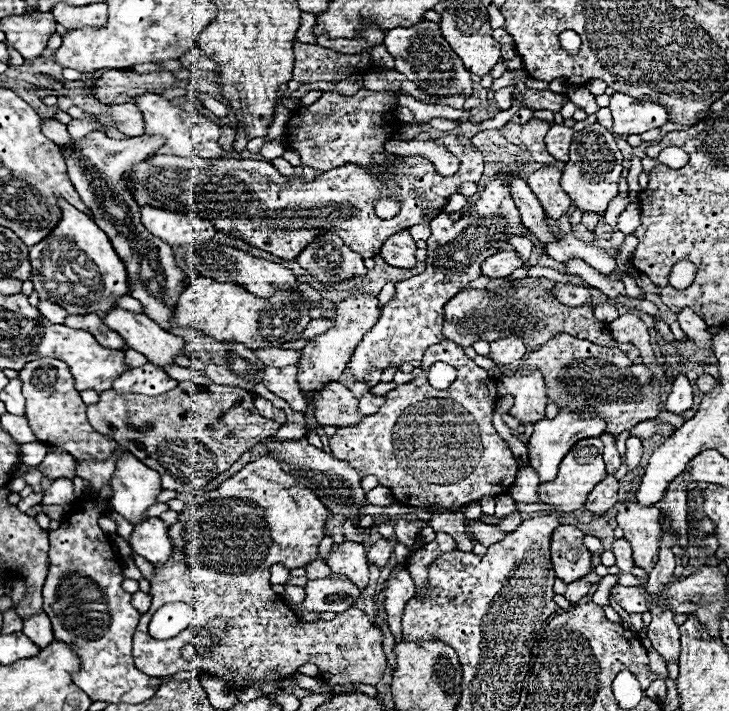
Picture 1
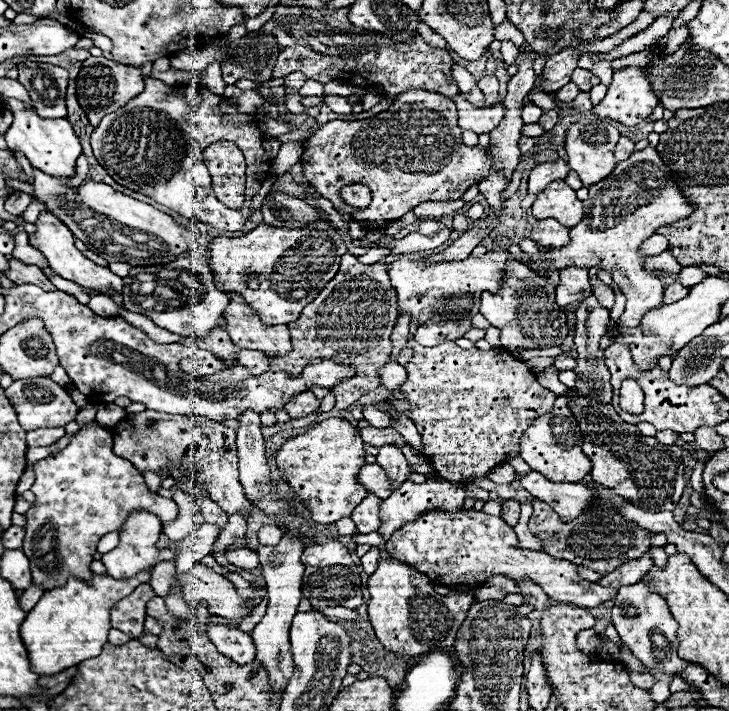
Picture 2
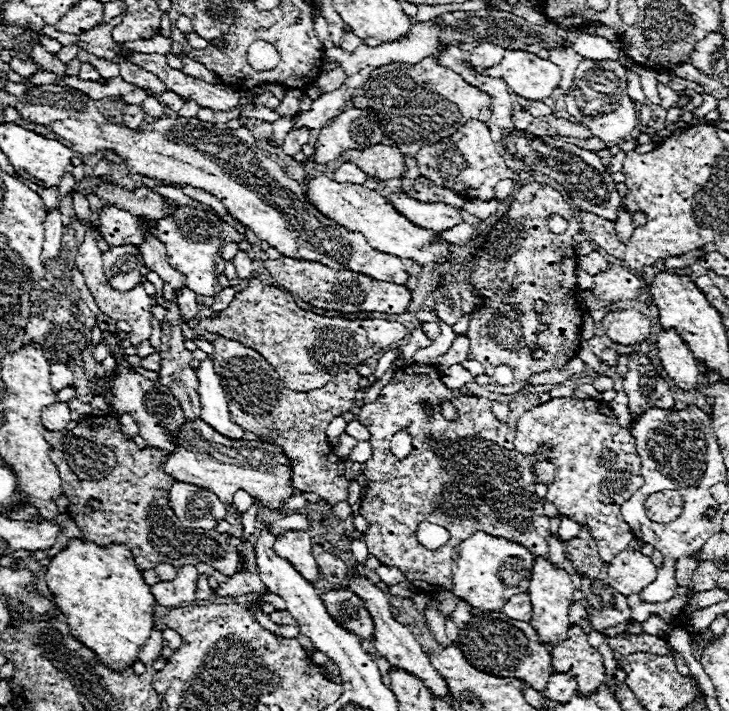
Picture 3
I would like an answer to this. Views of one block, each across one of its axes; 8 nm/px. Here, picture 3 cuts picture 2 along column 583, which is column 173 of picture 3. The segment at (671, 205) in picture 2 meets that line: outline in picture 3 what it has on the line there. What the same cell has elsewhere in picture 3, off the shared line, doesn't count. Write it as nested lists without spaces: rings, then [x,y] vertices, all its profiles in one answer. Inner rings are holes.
[[[178,206],[176,214],[170,218],[162,218],[156,224],[156,238],[164,242],[168,262],[178,272],[186,274],[186,286],[196,292],[198,296],[216,296],[218,294],[218,278],[216,278],[216,264],[214,258],[222,246],[222,234],[224,222],[218,216],[212,216],[208,212]],[[216,292],[216,294],[214,294]]]

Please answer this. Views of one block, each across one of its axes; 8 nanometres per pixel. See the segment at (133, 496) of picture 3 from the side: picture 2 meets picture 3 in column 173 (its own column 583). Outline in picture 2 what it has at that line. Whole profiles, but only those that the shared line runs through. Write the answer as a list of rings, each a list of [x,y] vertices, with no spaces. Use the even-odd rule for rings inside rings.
[[[586,476],[580,482],[590,486],[596,492],[596,502],[592,504],[594,508],[582,512],[572,522],[560,522],[556,512],[546,502],[540,502],[538,498],[532,500],[534,514],[532,514],[530,522],[528,522],[530,532],[534,536],[538,536],[540,540],[548,540],[550,534],[558,532],[558,542],[542,544],[542,552],[550,554],[552,558],[562,558],[562,560],[566,558],[568,562],[582,564],[582,566],[592,568],[594,572],[598,572],[602,576],[614,572],[618,566],[622,566],[622,564],[626,564],[630,560],[636,560],[636,558],[644,556],[650,550],[650,540],[652,540],[654,534],[650,534],[644,528],[638,528],[630,520],[624,520],[624,516],[618,512],[618,506],[630,504],[630,502],[626,502],[626,498],[614,494],[614,490],[610,490],[610,488],[606,488],[602,484],[596,484],[592,480],[592,476]]]

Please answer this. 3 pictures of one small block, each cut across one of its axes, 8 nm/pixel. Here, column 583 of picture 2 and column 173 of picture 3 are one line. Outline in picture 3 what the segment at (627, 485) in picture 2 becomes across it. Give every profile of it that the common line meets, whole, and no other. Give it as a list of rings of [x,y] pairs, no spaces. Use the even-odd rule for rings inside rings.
[[[104,332],[102,342],[110,348],[112,358],[120,366],[118,372],[116,372],[116,376],[112,378],[112,390],[110,390],[110,406],[112,406],[112,410],[108,410],[106,414],[114,414],[116,416],[116,412],[128,412],[138,422],[140,432],[142,432],[142,438],[150,446],[160,448],[160,450],[166,450],[170,454],[176,448],[172,444],[172,436],[184,424],[184,412],[182,412],[180,404],[176,402],[176,398],[172,396],[172,392],[166,386],[162,386],[158,380],[148,380],[142,374],[136,374],[134,370],[128,370],[128,360],[126,360],[124,348],[120,346],[122,338],[118,338],[118,334]]]

